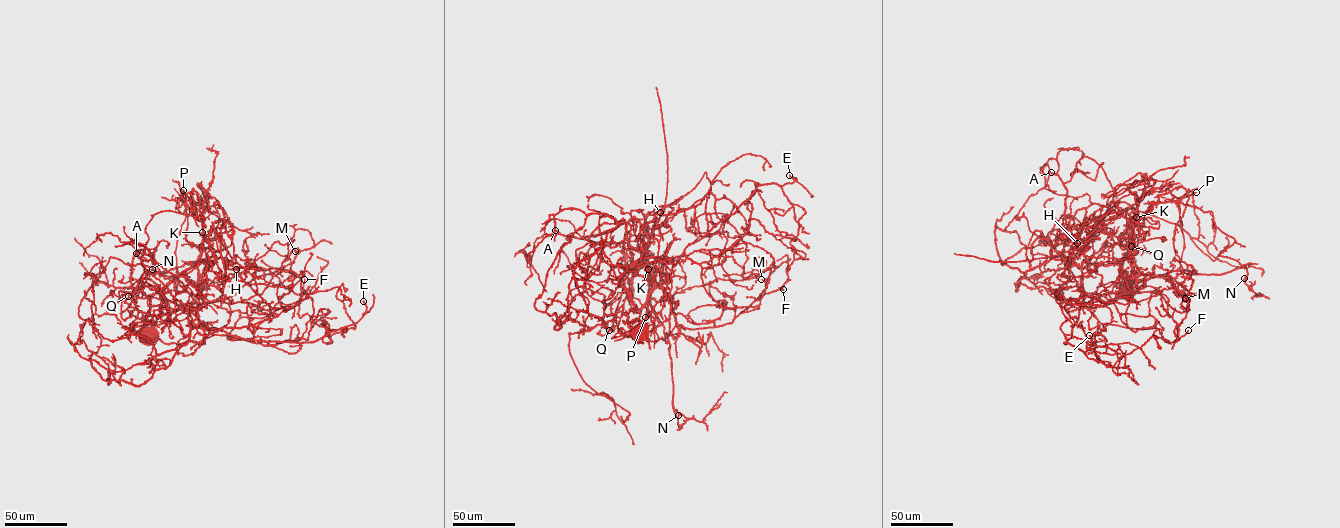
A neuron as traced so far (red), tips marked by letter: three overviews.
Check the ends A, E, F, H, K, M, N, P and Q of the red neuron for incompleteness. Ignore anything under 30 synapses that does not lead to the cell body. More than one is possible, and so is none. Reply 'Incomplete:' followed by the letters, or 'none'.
Incomplete: A, E, N

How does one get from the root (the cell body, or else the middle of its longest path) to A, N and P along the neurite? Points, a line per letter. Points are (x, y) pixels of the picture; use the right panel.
A: (1126, 292), (1119, 290), (1106, 305), (1078, 302), (1081, 268), (1051, 253), (1065, 221), (1067, 193), (1051, 172)
N: (1126, 292), (1123, 256), (1135, 255), (1135, 247), (1137, 287), (1178, 270), (1218, 274), (1244, 267), (1244, 278)
P: (1126, 292), (1129, 277), (1122, 269), (1123, 256), (1138, 250), (1132, 224), (1154, 203), (1196, 192)

